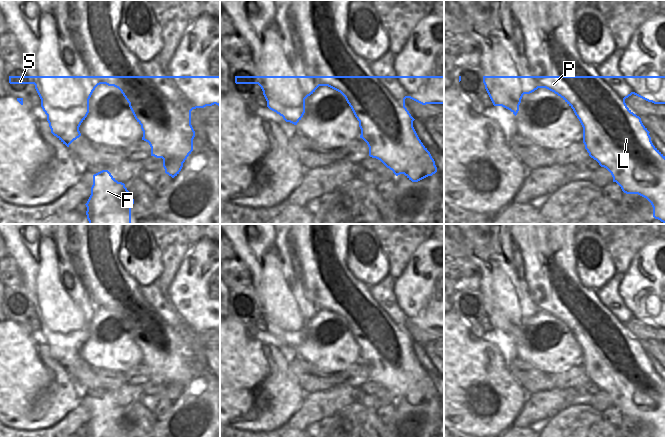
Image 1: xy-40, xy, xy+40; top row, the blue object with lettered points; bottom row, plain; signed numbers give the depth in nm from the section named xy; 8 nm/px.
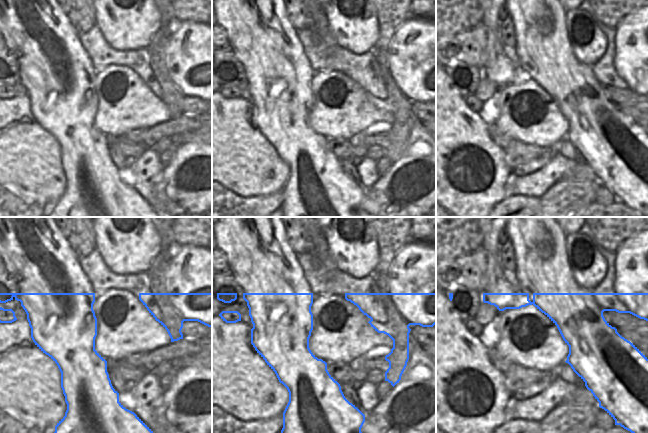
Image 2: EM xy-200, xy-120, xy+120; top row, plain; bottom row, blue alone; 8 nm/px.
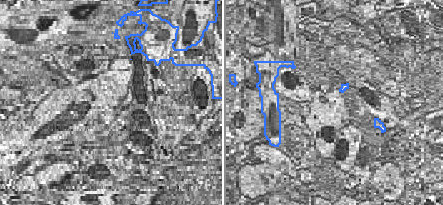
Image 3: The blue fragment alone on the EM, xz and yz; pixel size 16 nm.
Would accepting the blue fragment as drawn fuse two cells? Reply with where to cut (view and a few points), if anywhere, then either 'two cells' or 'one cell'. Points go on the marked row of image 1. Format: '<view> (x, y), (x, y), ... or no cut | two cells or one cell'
xy+40 (538, 76), (538, 82), (541, 87) | two cells

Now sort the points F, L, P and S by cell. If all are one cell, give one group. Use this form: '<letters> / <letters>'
F S / L P

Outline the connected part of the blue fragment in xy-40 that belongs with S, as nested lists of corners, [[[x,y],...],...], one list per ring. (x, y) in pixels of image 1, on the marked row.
[[[9,76],[10,84],[34,84],[51,133],[67,147],[81,136],[79,127],[89,113],[89,99],[97,87],[95,76]]]

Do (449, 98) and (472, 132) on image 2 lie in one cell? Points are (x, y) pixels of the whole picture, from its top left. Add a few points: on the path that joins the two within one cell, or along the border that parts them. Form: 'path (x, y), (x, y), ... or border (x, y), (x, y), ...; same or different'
path (449, 106), (449, 109), (464, 124); same

